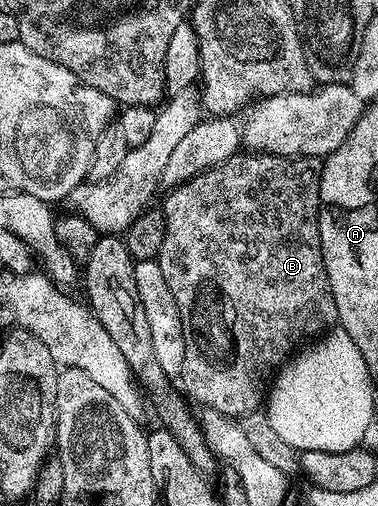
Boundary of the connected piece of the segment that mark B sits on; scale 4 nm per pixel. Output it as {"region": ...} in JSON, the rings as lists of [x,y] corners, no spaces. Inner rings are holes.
{"region":[[[251,150],[245,151],[243,154],[237,154],[229,158],[226,162],[222,162],[218,166],[213,168],[207,168],[204,172],[198,173],[196,176],[192,176],[184,184],[180,184],[177,188],[171,189],[167,193],[168,196],[164,200],[162,205],[162,211],[164,214],[164,237],[162,238],[162,246],[160,247],[160,254],[158,257],[158,263],[162,270],[162,278],[166,280],[166,286],[170,286],[170,294],[174,296],[208,296],[208,312],[212,310],[214,318],[212,322],[216,322],[216,308],[218,308],[218,298],[224,300],[224,362],[222,364],[182,364],[182,370],[178,374],[178,380],[184,383],[184,388],[188,391],[188,396],[192,400],[197,400],[200,406],[204,408],[213,408],[218,410],[218,414],[223,416],[230,416],[233,418],[239,418],[257,411],[265,403],[266,393],[270,388],[270,381],[275,377],[278,369],[303,345],[305,342],[311,341],[313,338],[319,337],[321,334],[329,331],[337,323],[336,307],[334,306],[334,294],[330,290],[330,278],[326,274],[326,266],[324,265],[324,259],[322,258],[322,242],[320,241],[320,170],[322,164],[315,156],[275,156],[269,152],[254,152]]]}

